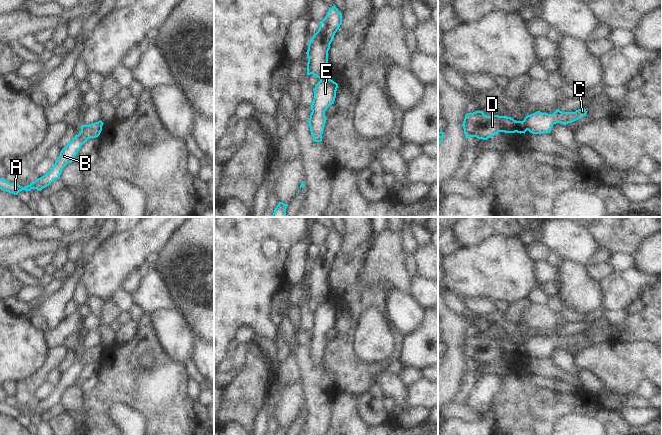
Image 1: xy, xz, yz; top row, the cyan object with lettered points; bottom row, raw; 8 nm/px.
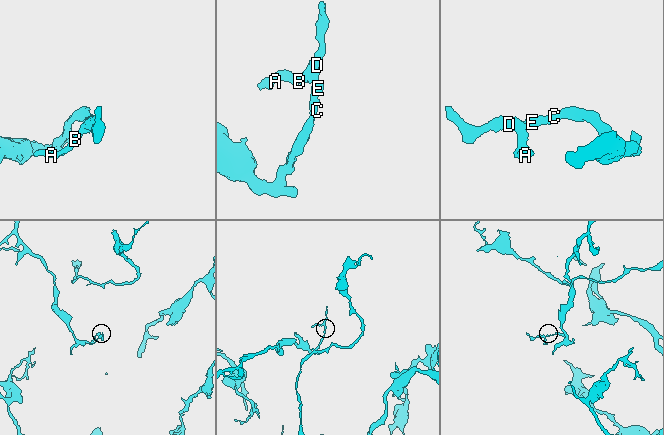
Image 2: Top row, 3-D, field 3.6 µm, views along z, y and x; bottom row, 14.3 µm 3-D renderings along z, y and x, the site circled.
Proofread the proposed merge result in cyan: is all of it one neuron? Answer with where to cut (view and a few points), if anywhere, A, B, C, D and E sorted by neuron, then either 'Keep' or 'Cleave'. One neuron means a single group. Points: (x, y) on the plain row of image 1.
Split along yz (522, 345), (527, 353). Groups: A B D / C E. Cleave.

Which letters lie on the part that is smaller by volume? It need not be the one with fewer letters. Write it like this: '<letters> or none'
A, B, D

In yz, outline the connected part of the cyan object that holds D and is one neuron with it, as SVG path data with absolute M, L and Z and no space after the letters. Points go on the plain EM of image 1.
M482 335L467 337L462 350L466 364L468 361L487 364L499 356L525 358L527 355L523 345L516 345L507 340L487 340Z

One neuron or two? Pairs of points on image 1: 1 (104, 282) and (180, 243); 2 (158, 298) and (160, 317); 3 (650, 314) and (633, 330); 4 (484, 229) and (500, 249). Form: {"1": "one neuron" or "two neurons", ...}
{"1": "two neurons", "2": "two neurons", "3": "one neuron", "4": "two neurons"}

